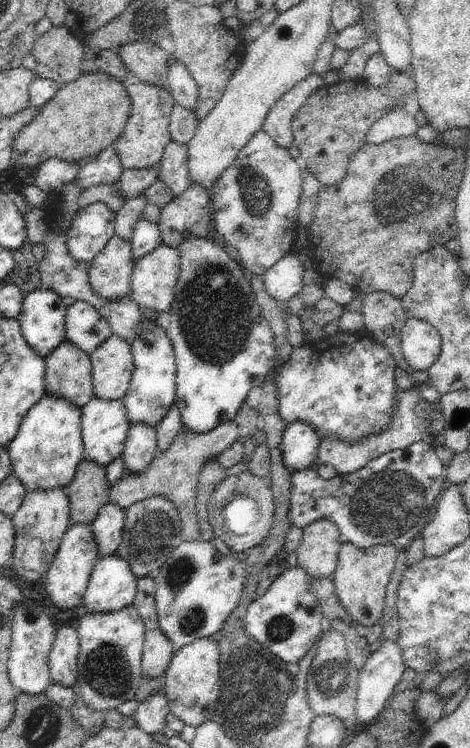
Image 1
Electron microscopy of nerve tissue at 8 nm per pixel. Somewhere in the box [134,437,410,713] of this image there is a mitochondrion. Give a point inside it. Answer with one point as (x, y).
(180, 572)

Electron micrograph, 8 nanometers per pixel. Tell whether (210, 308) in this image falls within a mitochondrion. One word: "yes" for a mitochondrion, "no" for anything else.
yes

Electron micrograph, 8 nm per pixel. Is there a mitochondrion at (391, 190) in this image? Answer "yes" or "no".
yes

